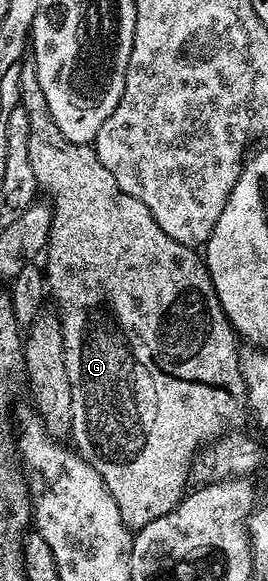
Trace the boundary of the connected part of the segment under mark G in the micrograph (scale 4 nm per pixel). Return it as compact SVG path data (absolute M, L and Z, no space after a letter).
M27 58L22 62L20 70L20 106L28 114L28 159L32 162L32 170L38 179L38 187L43 193L54 199L52 201L51 232L47 238L44 253L44 275L52 300L55 300L56 311L62 318L64 330L64 364L68 366L68 382L72 382L72 426L70 436L73 447L95 468L108 486L112 498L116 498L116 506L120 510L120 518L131 530L148 526L148 522L156 522L164 514L172 511L187 495L186 483L190 480L190 467L196 464L196 457L211 442L225 436L242 419L247 419L246 383L240 367L240 337L230 325L230 319L218 301L216 290L212 286L210 272L206 269L205 259L187 244L176 242L176 238L168 238L164 230L160 230L160 222L152 218L148 206L140 202L140 198L132 198L112 178L108 166L100 162L98 151L89 144L68 142L64 134L60 134L60 126L52 118L52 110L48 110L48 98L44 98L44 90L40 87L40 78L36 74L36 62Z

